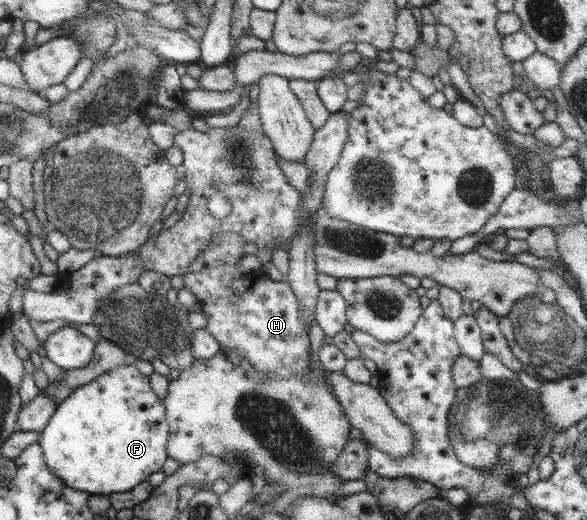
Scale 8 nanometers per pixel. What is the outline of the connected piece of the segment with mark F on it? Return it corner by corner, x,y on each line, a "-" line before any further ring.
129,361
75,388
66,399
59,402
44,430
40,432
37,443
42,448
47,467
68,488
109,495
130,491
144,478
159,476
160,466
166,462
168,438
166,409
150,387
149,377
142,375
134,363

